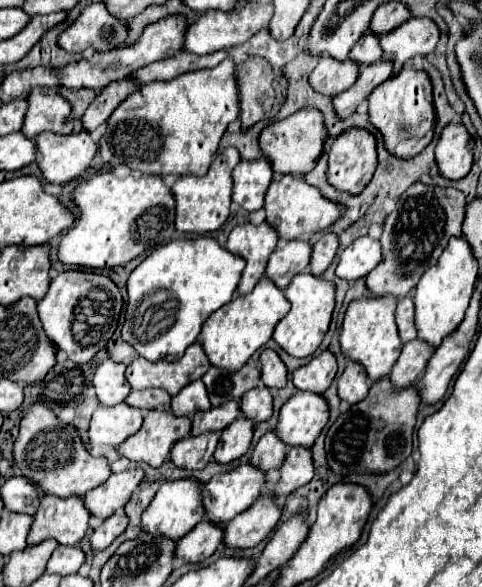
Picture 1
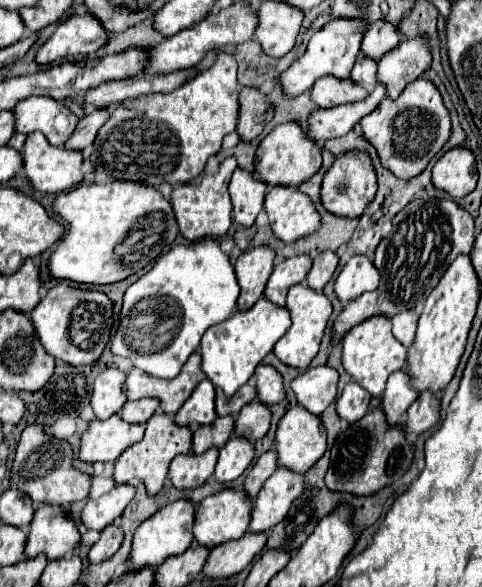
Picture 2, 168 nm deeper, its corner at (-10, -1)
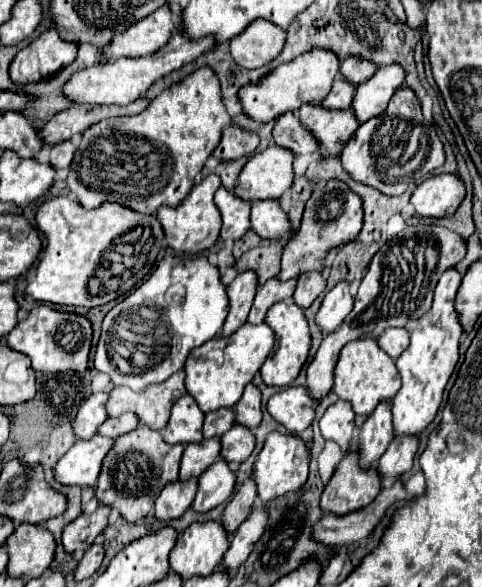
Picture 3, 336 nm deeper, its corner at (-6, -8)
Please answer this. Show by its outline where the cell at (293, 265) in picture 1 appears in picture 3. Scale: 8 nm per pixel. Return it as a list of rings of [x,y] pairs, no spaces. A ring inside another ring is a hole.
[[[269,279],[255,295],[255,301],[253,301],[253,307],[251,307],[251,313],[249,313],[249,323],[253,325],[259,325],[263,323],[265,319],[265,313],[271,305],[279,303],[279,301],[285,301],[293,295],[295,291],[295,279],[289,279],[289,281],[279,281],[279,279]]]

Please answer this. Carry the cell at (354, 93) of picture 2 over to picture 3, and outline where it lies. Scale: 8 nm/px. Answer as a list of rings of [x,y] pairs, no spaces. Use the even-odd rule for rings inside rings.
[[[303,105],[299,109],[299,121],[319,143],[319,153],[323,157],[339,155],[339,143],[349,141],[353,131],[359,127],[351,109],[329,111],[321,105]]]

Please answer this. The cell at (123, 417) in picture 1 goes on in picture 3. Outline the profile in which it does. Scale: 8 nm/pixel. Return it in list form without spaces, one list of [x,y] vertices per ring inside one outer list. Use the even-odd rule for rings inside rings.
[[[95,435],[89,441],[77,441],[53,467],[55,481],[67,487],[93,487],[95,479],[99,477],[101,461],[113,445],[111,441],[113,439],[103,435]]]

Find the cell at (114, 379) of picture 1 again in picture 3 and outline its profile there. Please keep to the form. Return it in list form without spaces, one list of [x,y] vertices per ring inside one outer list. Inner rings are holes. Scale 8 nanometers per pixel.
[[[93,393],[77,411],[73,419],[73,435],[77,439],[91,439],[97,433],[97,427],[107,419],[105,403],[109,395],[107,393]]]

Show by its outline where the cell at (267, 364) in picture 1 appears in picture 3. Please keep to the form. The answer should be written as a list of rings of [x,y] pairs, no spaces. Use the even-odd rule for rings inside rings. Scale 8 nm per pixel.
[[[249,383],[245,387],[241,401],[233,409],[235,409],[235,423],[239,423],[247,429],[255,429],[261,423],[261,393],[259,393],[259,389],[253,383]]]

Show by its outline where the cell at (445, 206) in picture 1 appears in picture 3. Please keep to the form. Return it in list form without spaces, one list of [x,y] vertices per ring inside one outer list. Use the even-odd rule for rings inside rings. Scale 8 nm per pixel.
[[[409,225],[403,229],[399,237],[383,245],[359,285],[359,293],[355,297],[353,311],[345,317],[341,327],[327,335],[313,357],[313,361],[307,367],[307,393],[313,401],[321,401],[329,395],[333,387],[333,369],[339,359],[341,349],[349,341],[357,339],[377,339],[387,327],[405,327],[405,323],[419,319],[423,313],[431,311],[433,301],[433,289],[439,281],[439,275],[451,267],[455,267],[465,257],[465,241],[437,225]]]

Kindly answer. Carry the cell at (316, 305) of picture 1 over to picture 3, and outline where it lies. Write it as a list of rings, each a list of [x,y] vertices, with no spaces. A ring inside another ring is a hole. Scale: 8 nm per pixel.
[[[281,301],[275,303],[271,307],[271,311],[267,311],[267,319],[265,323],[273,329],[275,333],[275,349],[273,353],[267,357],[267,361],[261,367],[261,377],[265,385],[289,385],[301,371],[303,363],[307,361],[309,355],[309,347],[311,347],[311,335],[309,335],[309,325],[305,319],[305,313],[301,307],[297,307],[293,301]]]

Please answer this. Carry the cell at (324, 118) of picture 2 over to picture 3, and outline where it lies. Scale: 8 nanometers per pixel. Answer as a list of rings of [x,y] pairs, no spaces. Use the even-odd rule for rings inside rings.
[[[285,113],[277,117],[277,123],[271,135],[273,135],[275,145],[285,147],[293,151],[295,155],[315,153],[319,149],[319,143],[315,143],[315,137],[309,131],[303,131],[303,125],[293,113]]]

